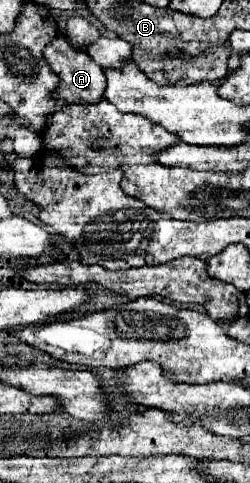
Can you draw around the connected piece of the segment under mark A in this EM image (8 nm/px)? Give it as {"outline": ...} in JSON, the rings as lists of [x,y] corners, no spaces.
{"outline":[[[57,31],[55,39],[45,47],[45,59],[49,61],[49,67],[53,69],[55,75],[59,75],[61,83],[59,87],[55,89],[53,97],[57,99],[63,99],[67,103],[73,103],[73,101],[81,101],[81,103],[99,103],[103,99],[103,91],[105,91],[105,73],[103,69],[85,53],[85,51],[77,51],[71,47],[71,43],[65,39],[63,31]]]}

